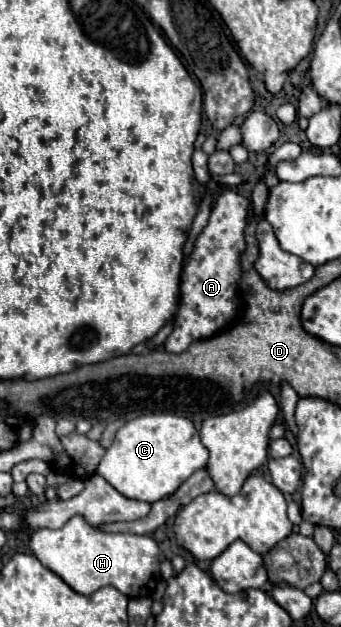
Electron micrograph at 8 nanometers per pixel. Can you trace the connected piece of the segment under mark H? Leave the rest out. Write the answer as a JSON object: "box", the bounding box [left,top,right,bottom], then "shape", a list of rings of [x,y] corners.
{"box":[30,517,160,599],"shape":[[[82,517],[70,519],[56,531],[34,531],[30,549],[42,565],[50,567],[80,595],[92,595],[102,587],[116,587],[120,593],[132,599],[148,597],[160,579],[160,549],[152,537],[130,533],[102,533],[88,525]]]}

